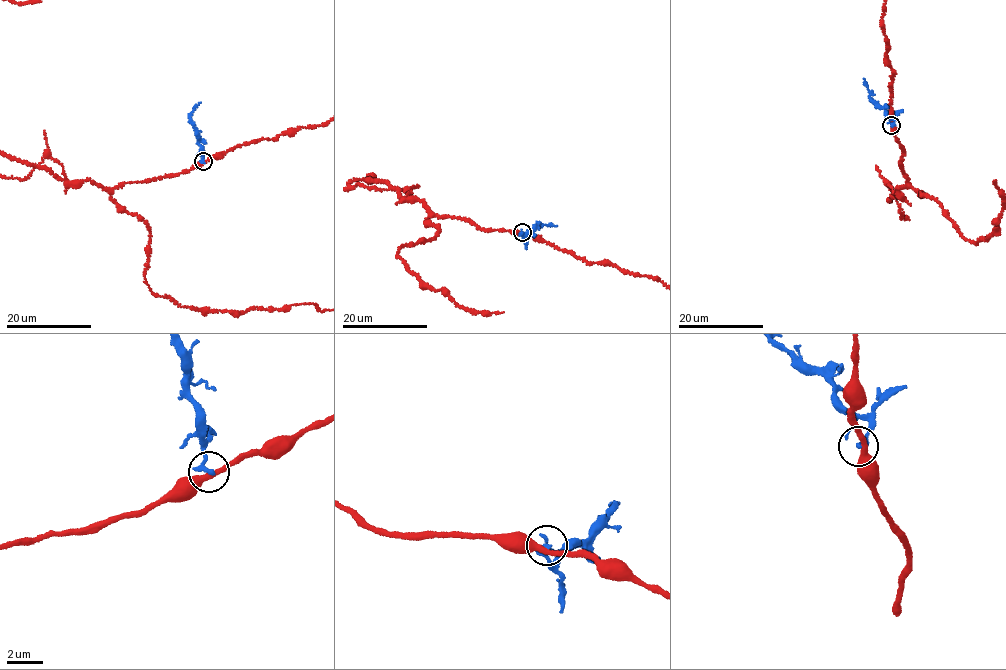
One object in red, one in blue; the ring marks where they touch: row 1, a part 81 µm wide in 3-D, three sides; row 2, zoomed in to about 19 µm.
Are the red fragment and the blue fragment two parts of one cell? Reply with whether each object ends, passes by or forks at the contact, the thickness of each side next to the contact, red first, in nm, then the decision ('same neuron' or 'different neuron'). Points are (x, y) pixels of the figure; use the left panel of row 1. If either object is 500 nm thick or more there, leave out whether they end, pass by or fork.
red passes by; blue ends; calibres 360 and 280 nm; different neuron

